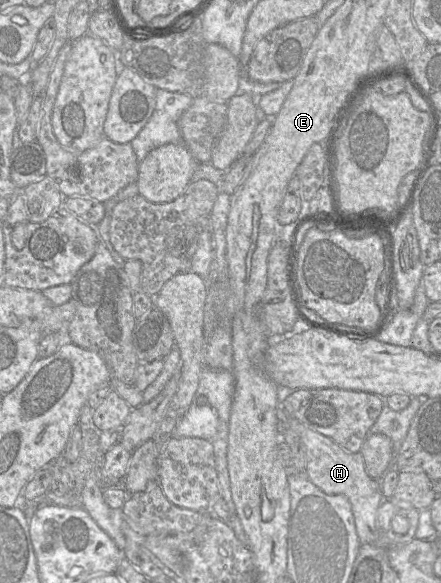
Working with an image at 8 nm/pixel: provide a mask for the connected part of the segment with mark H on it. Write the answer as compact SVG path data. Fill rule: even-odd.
M296 419L285 422L284 426L292 429L302 442L306 458L305 474L308 479L325 494L341 494L348 498L361 544L377 541L380 534L377 526L377 510L384 498L378 480L367 474L361 453L344 450L332 439L311 430Z

